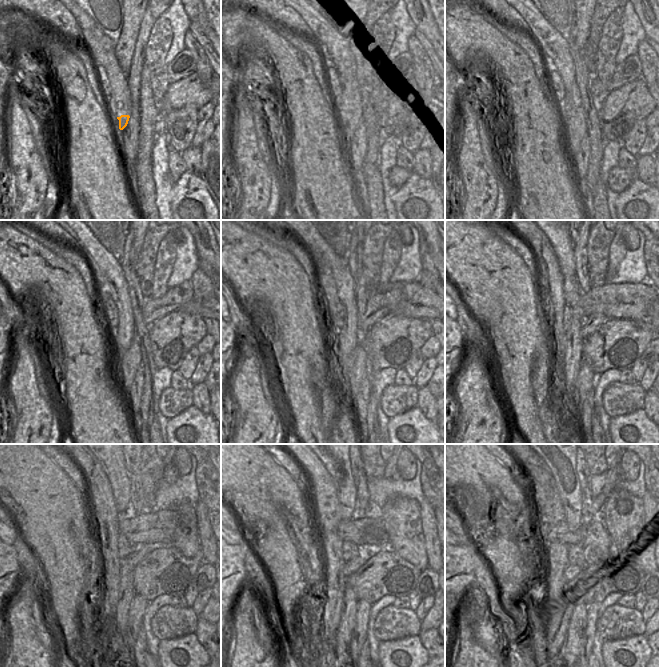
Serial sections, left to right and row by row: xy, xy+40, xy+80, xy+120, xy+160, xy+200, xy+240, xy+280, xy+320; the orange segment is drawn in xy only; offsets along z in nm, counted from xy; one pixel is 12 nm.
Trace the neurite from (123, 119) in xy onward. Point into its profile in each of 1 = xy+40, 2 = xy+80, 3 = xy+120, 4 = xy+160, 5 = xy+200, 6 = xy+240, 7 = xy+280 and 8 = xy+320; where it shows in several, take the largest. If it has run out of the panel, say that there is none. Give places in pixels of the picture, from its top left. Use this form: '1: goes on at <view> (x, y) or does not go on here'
1: goes on at xy+40 (349, 126)
2: goes on at xy+80 (574, 127)
3: goes on at xy+120 (134, 355)
4: goes on at xy+160 (355, 378)
5: goes on at xy+200 (585, 382)
6: goes on at xy+240 (138, 606)
7: goes on at xy+280 (359, 635)
8: goes on at xy+320 (589, 611)

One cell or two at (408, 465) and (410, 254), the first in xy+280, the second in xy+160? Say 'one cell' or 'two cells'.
two cells

